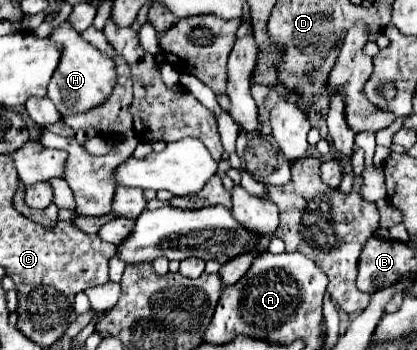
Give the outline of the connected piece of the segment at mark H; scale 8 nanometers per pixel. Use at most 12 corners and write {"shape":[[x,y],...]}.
{"shape":[[69,21],[47,97],[63,117],[101,107],[117,79]]}

